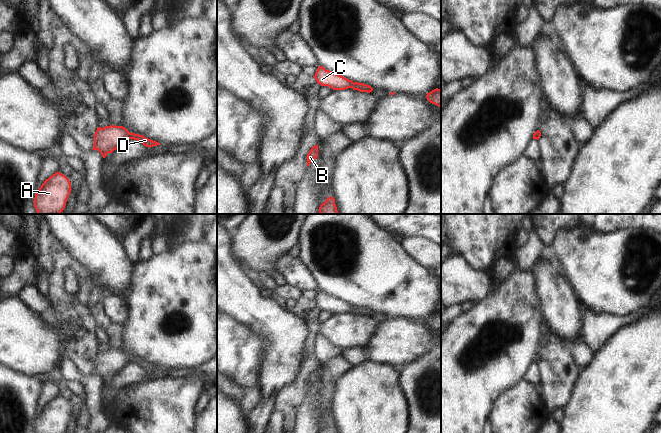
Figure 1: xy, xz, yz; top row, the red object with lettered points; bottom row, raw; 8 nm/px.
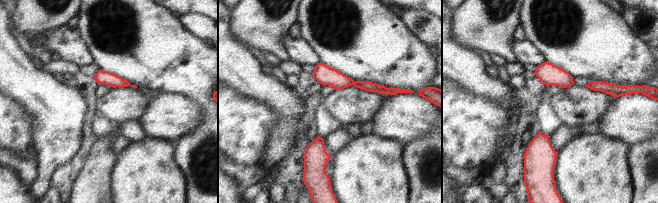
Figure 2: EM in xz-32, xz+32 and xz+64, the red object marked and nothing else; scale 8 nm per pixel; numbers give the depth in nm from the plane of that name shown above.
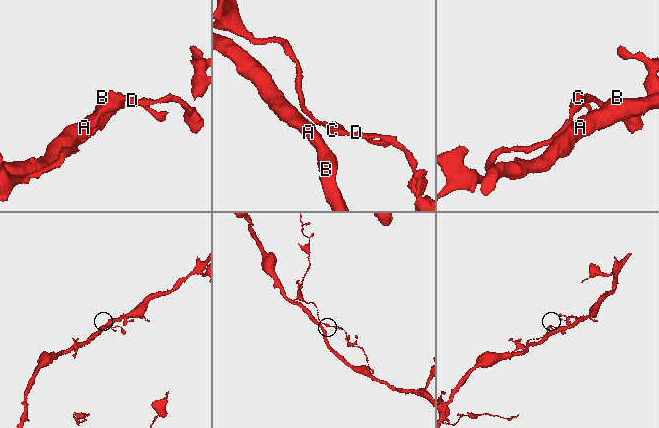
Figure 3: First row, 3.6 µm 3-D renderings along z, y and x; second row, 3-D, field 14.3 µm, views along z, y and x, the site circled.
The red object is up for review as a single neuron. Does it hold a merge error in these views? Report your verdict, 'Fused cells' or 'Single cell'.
Single cell.

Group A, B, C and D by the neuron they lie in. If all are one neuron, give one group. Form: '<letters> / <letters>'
A B C D

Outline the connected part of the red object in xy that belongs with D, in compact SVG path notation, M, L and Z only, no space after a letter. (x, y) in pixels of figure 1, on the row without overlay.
M110 349L103 352L97 352L94 358L94 369L92 374L98 374L102 381L105 382L108 377L112 377L122 370L127 363L137 364L146 371L161 369L143 359L130 357L123 350Z

